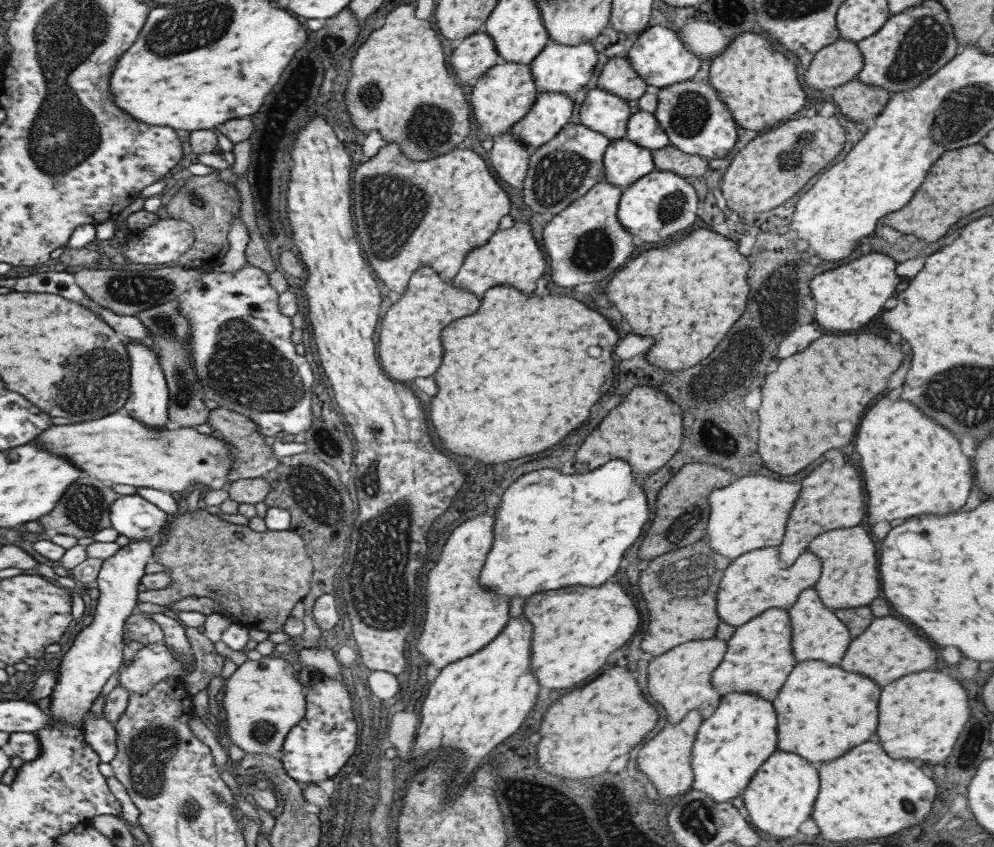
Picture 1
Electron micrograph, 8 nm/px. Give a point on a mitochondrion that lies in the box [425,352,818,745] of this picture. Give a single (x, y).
(685, 576)

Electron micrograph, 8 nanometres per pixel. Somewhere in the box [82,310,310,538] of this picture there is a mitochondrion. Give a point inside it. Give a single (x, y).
(243, 370)

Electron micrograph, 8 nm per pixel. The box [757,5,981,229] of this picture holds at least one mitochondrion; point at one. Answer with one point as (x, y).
(921, 47)

